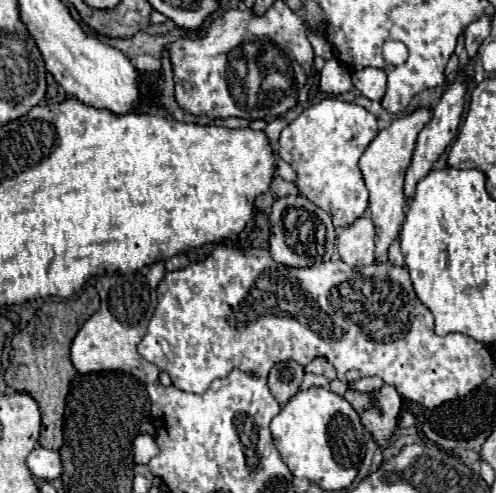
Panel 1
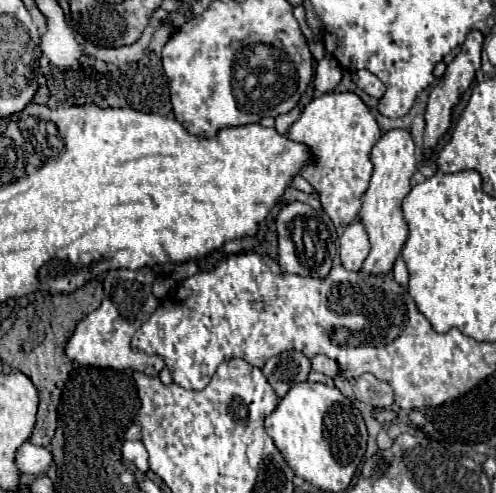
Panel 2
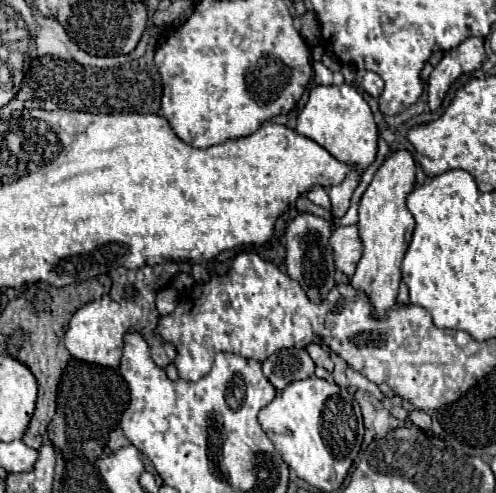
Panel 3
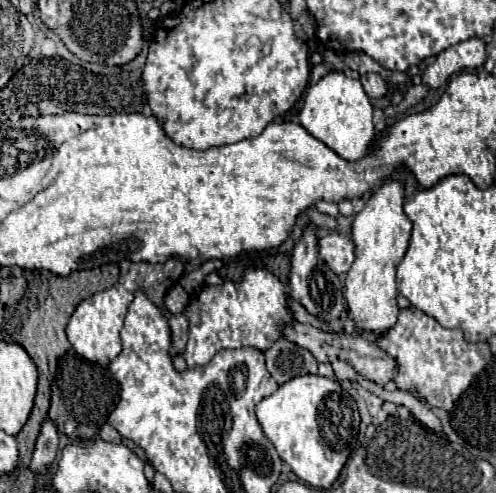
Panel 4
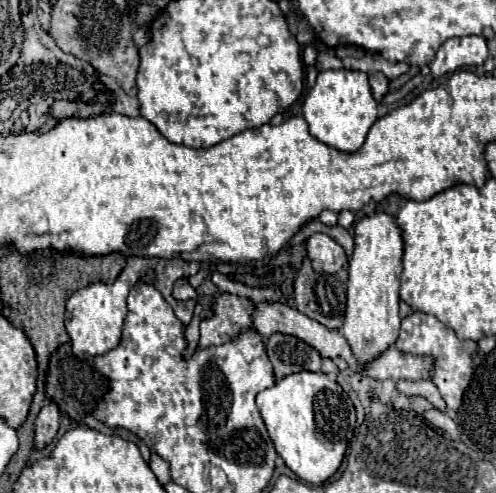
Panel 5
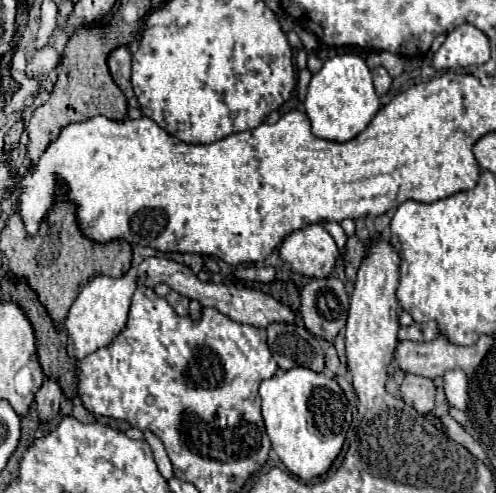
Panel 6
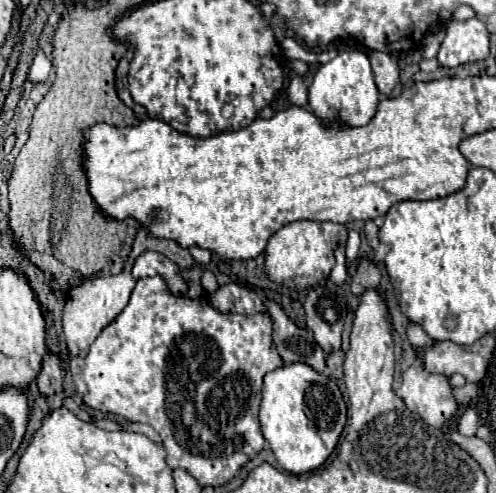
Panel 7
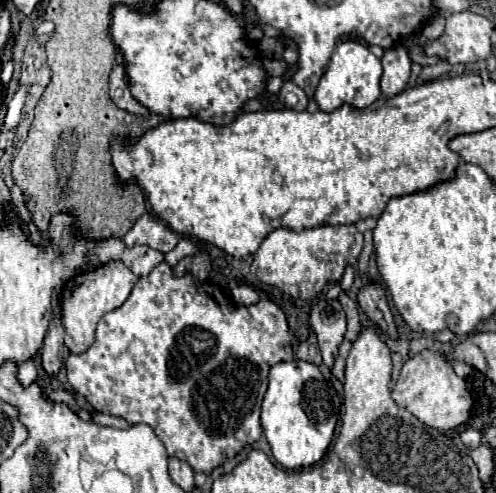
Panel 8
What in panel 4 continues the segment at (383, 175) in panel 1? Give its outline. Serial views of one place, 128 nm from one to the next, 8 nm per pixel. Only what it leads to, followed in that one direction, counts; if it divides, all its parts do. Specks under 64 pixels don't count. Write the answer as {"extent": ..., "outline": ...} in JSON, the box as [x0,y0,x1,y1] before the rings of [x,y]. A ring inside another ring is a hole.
{"extent":[344,182,412,336],"outline":[[[400,182],[382,184],[364,204],[364,210],[356,214],[352,222],[352,242],[356,260],[346,274],[344,298],[348,304],[348,318],[358,330],[372,336],[386,334],[398,320],[398,288],[396,268],[408,250],[412,222],[404,216],[404,186]]]}

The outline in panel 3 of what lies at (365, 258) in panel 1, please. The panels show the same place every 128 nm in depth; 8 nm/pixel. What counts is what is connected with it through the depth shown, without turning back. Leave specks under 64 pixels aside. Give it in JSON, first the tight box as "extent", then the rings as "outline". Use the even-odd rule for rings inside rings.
{"extent":[330,226,362,276],"outline":[[[340,226],[332,232],[330,236],[330,246],[334,250],[334,262],[340,272],[346,276],[352,276],[356,270],[356,264],[362,256],[362,244],[358,238],[358,228],[356,226]]]}

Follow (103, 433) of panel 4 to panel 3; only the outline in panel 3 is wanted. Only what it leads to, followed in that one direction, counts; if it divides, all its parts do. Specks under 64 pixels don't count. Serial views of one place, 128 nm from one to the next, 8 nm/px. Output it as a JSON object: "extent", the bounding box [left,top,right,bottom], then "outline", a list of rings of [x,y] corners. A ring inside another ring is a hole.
{"extent":[108,428,130,450],"outline":[[[114,428],[112,432],[110,432],[110,436],[108,436],[108,448],[110,450],[118,450],[118,448],[124,448],[124,446],[128,446],[130,442],[124,438],[124,434],[118,430],[118,428]]]}

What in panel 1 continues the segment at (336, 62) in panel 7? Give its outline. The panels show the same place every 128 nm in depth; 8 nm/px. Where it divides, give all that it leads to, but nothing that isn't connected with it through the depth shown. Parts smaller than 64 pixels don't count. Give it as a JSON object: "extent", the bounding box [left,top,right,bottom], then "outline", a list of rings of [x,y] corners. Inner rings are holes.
{"extent":[278,98,376,226],"outline":[[[326,98],[320,104],[306,108],[280,134],[278,156],[298,174],[296,186],[300,188],[300,194],[326,210],[332,216],[334,226],[350,226],[368,208],[368,190],[358,160],[376,134],[376,116],[358,104],[336,98]]]}

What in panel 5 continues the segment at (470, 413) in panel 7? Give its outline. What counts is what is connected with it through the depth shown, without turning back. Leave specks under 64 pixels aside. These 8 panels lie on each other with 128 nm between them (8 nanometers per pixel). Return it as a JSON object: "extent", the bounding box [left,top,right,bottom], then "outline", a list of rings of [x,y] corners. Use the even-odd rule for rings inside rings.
{"extent":[396,312,476,410],"outline":[[[414,312],[414,314],[410,314],[408,318],[402,320],[402,328],[400,328],[400,336],[398,336],[396,346],[402,352],[432,354],[436,358],[436,368],[434,368],[432,382],[440,388],[440,394],[444,396],[448,408],[450,410],[458,410],[460,404],[462,404],[464,390],[468,388],[470,378],[474,374],[472,354],[476,352],[476,342],[472,342],[472,340],[460,340],[456,336],[456,332],[452,332],[452,328],[444,326],[438,318],[434,318],[430,314]]]}

